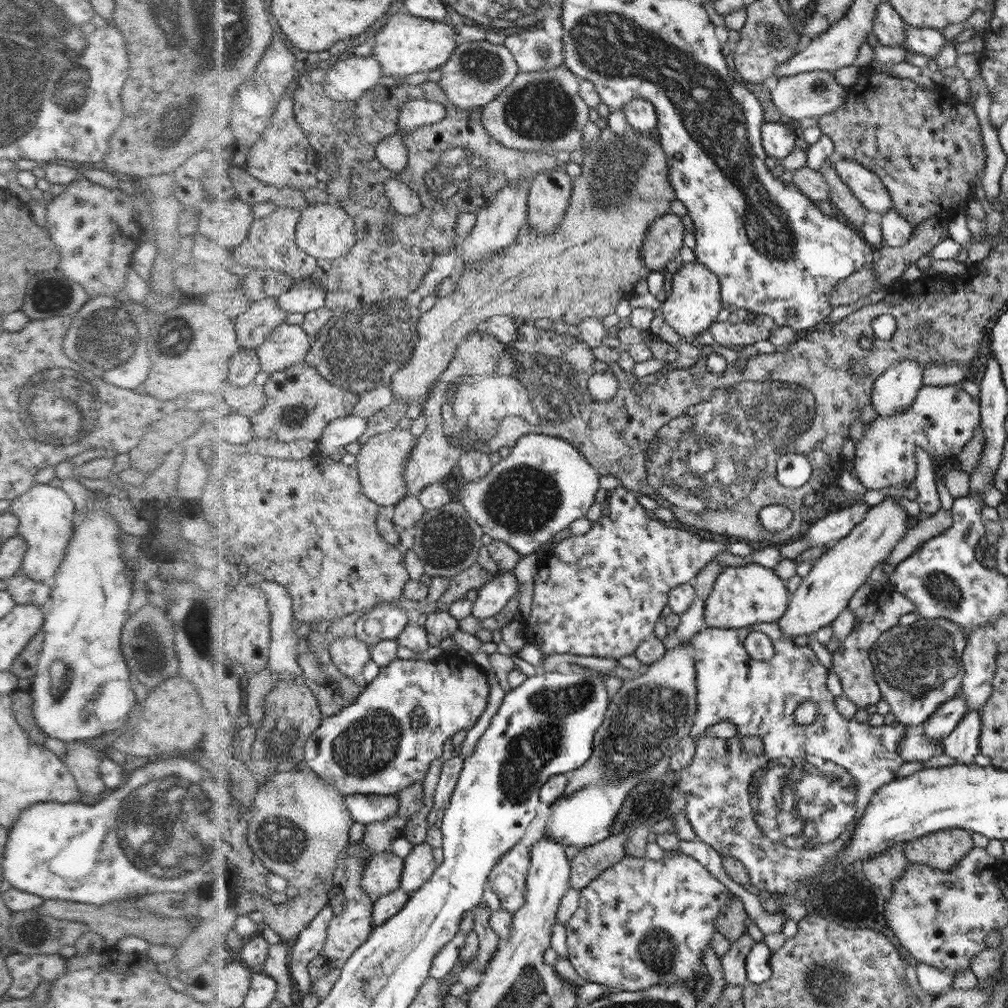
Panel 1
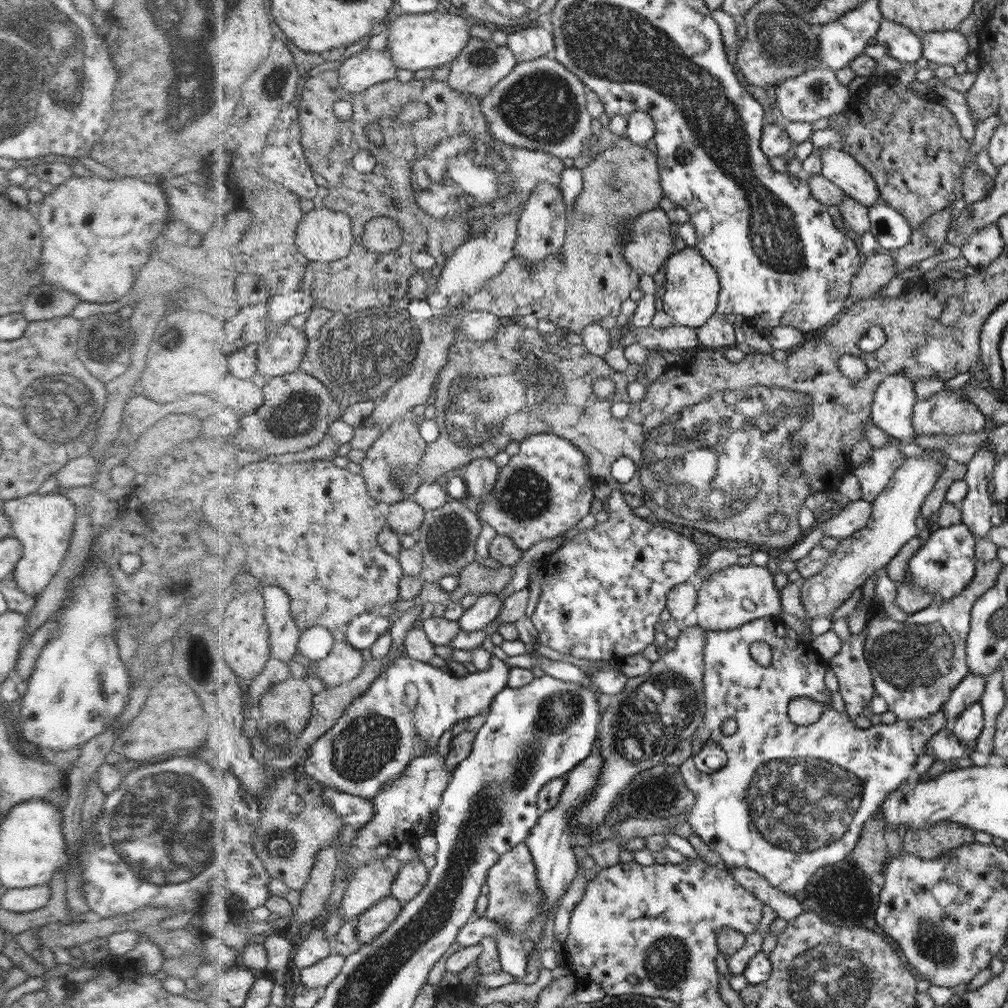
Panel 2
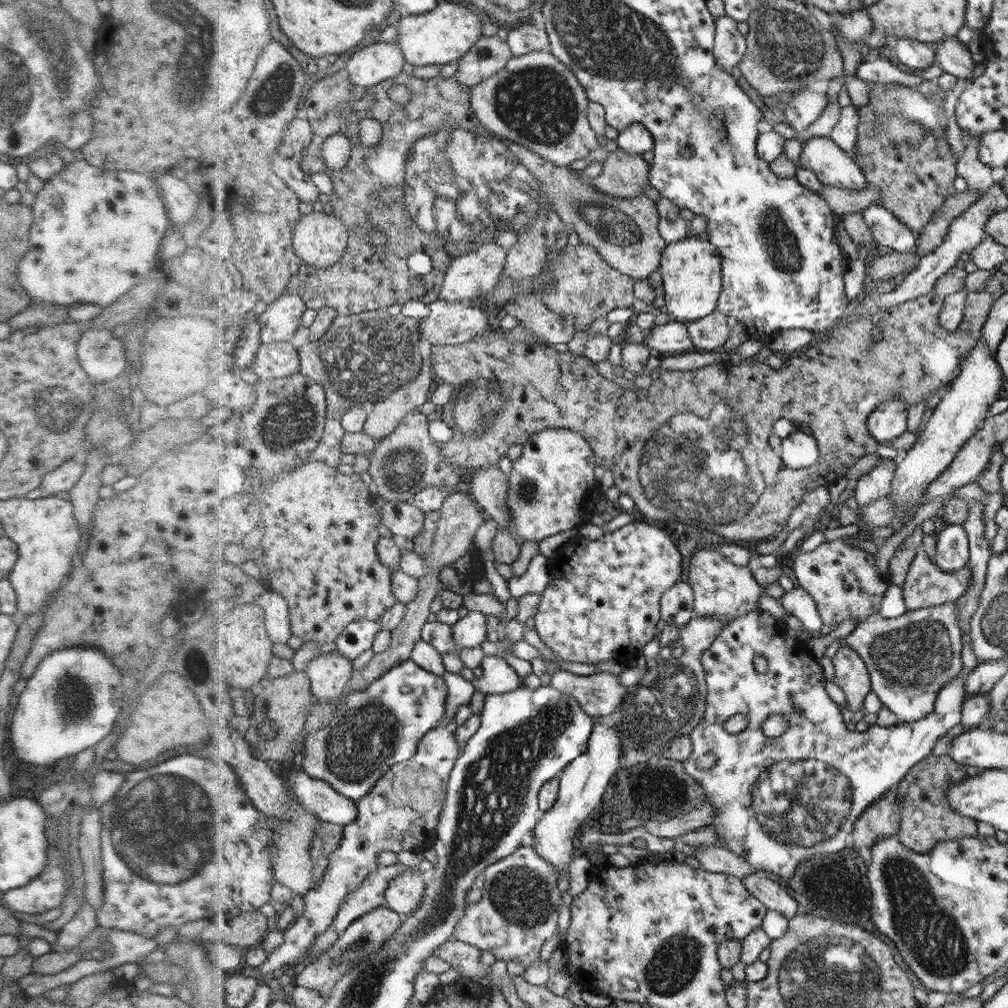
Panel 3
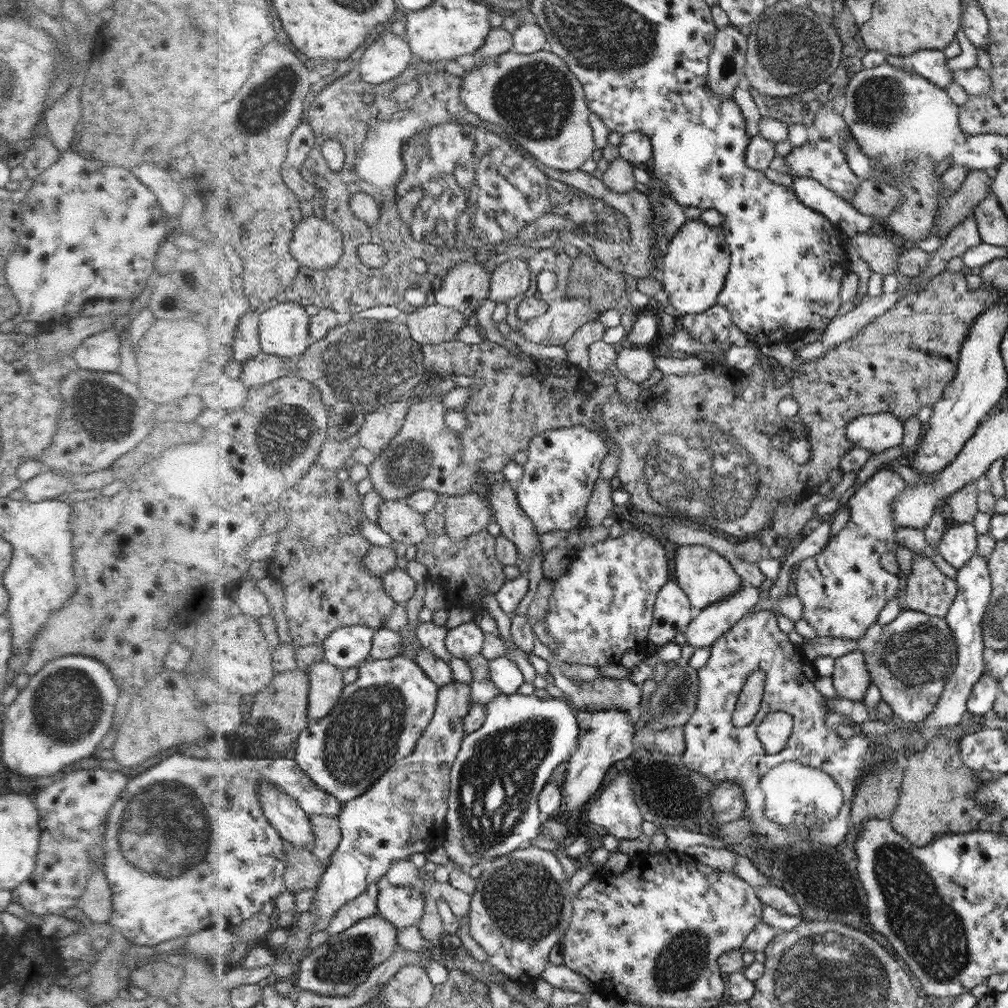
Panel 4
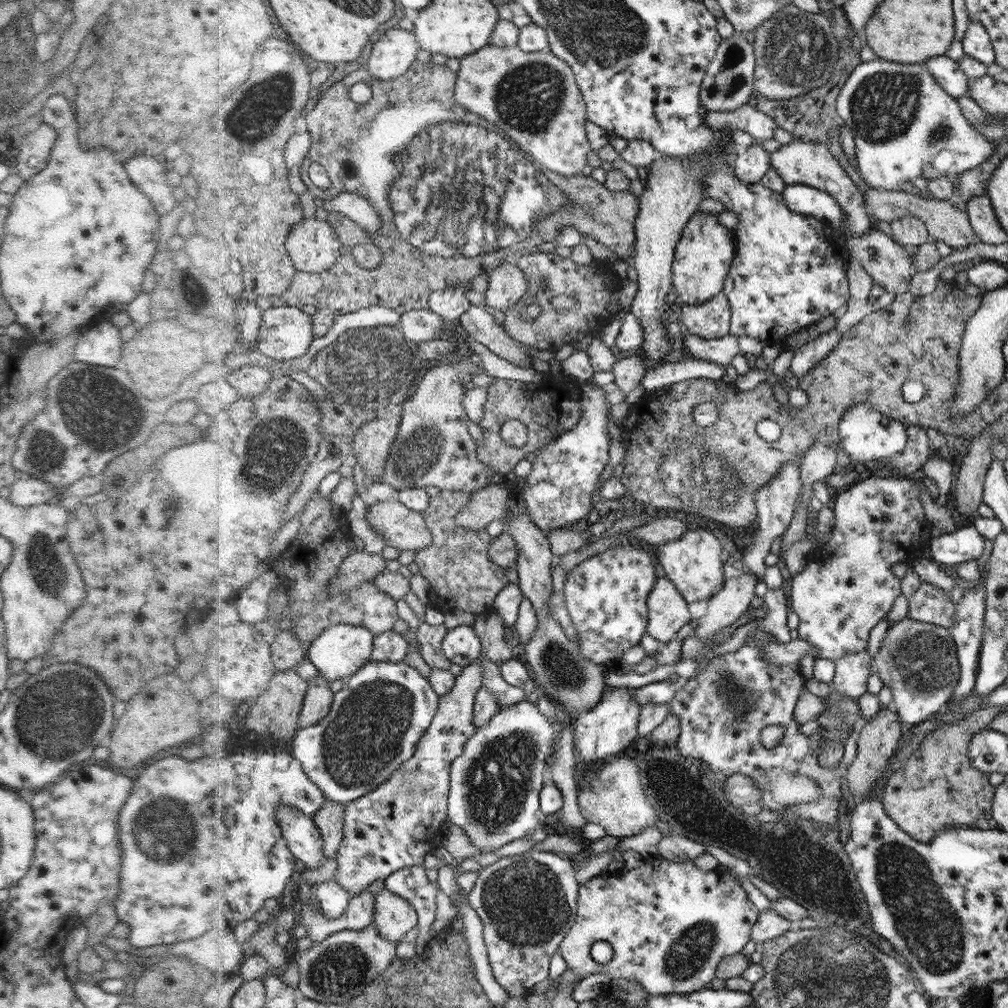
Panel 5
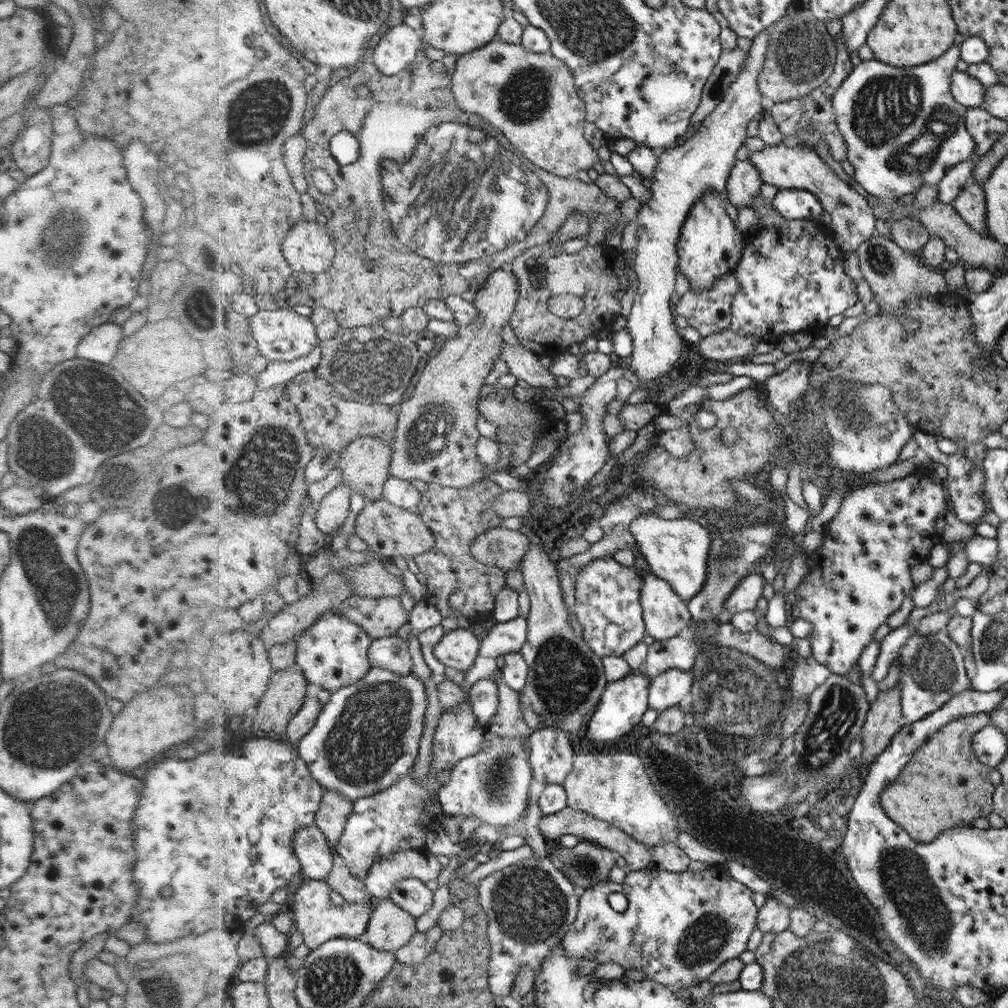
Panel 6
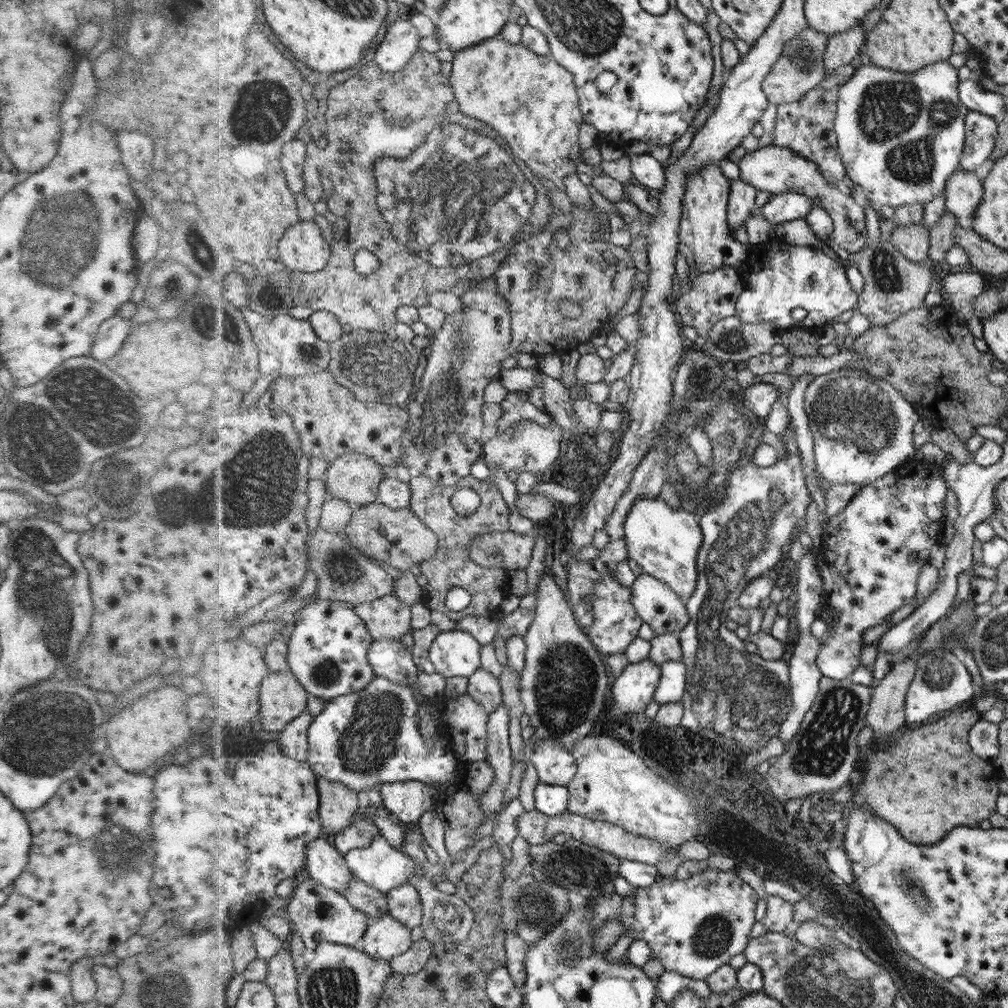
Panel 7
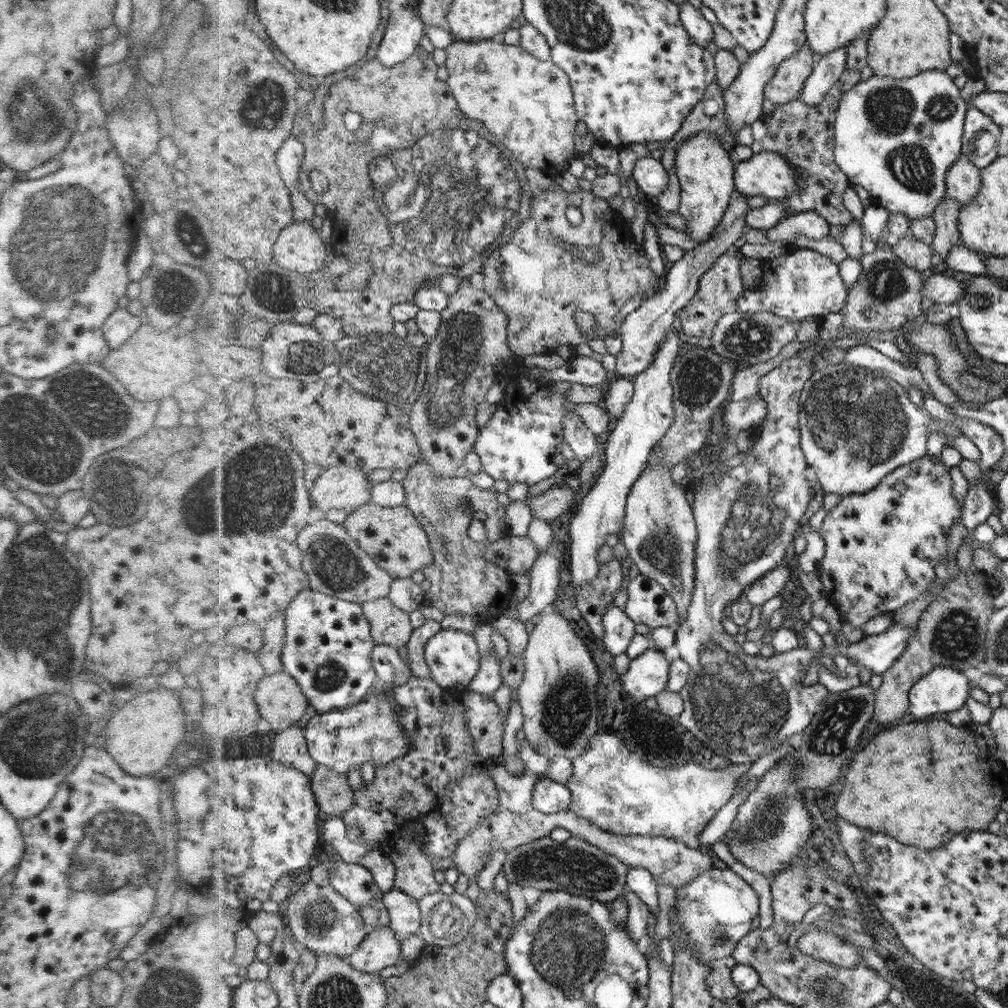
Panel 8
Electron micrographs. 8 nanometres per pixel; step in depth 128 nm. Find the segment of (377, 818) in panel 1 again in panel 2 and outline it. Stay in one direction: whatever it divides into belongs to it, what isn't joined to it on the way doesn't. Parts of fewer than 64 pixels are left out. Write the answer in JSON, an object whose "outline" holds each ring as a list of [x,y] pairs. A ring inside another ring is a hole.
{"outline":[[[326,787],[323,796],[327,804],[338,812],[347,825],[362,828],[374,820],[376,805],[373,799],[348,794],[332,787]]]}

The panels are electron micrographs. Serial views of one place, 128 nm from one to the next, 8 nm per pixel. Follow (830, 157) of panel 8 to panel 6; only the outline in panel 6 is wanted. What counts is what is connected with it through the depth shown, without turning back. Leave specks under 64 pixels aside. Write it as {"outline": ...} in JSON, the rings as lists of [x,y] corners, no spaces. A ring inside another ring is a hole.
{"outline":[[[838,34],[838,60],[834,65],[834,74],[824,84],[820,85],[813,93],[807,94],[805,97],[799,97],[798,99],[788,100],[786,102],[771,103],[769,111],[773,116],[775,122],[779,125],[780,131],[784,135],[783,142],[793,142],[796,138],[798,131],[808,131],[812,133],[814,131],[822,134],[822,139],[827,142],[830,154],[836,162],[840,162],[844,165],[847,164],[848,158],[848,145],[845,142],[844,136],[842,136],[841,128],[837,126],[835,121],[835,111],[831,103],[833,94],[837,91],[837,88],[844,82],[844,79],[852,72],[853,66],[850,62],[849,53],[845,49],[845,42],[843,42],[843,36]]]}

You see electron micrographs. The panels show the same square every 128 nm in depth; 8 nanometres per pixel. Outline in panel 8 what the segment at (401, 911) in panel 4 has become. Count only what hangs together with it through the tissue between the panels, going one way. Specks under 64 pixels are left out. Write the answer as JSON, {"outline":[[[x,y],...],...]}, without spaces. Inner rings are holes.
{"outline":[[[391,926],[373,929],[362,947],[347,960],[362,972],[381,973],[402,962],[402,940],[398,940]]]}

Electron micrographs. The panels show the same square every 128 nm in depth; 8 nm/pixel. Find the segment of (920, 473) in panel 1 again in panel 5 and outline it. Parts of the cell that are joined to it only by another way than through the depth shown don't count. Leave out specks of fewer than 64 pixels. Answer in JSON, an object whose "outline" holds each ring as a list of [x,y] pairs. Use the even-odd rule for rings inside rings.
{"outline":[[[854,404],[844,412],[844,416],[840,417],[838,434],[841,448],[859,468],[866,462],[888,459],[896,452],[902,452],[906,446],[906,426],[900,421],[888,420],[880,412],[868,409],[865,404]]]}

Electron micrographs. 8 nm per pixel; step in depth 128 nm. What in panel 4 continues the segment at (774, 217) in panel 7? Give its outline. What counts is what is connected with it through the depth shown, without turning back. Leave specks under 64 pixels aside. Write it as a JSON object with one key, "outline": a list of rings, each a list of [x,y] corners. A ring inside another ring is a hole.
{"outline":[[[798,176],[793,180],[791,187],[806,206],[824,214],[830,222],[839,226],[848,238],[857,232],[870,232],[872,221],[880,221],[877,217],[858,212],[851,202],[836,196],[834,192],[812,178]]]}

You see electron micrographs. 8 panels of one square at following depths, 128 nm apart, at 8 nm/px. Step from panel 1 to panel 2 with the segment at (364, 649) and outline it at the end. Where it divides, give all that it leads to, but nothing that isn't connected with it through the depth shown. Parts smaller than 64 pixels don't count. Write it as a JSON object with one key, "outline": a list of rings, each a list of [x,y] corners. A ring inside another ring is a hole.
{"outline":[[[348,641],[337,642],[328,658],[318,661],[318,673],[329,688],[336,688],[361,676],[365,669],[362,650]]]}

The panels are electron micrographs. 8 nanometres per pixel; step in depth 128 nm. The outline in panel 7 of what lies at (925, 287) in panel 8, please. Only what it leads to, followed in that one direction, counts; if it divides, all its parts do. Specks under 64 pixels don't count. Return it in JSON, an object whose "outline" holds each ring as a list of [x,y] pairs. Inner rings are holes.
{"outline":[[[962,270],[942,279],[941,294],[943,302],[953,306],[963,316],[966,332],[982,341],[984,341],[984,327],[971,307],[971,300],[983,292],[984,286],[982,274],[974,270]]]}

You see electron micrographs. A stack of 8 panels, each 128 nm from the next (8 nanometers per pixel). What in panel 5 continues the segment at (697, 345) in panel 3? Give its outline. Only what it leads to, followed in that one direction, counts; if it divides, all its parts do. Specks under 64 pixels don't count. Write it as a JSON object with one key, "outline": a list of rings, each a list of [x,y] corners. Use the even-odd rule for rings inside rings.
{"outline":[[[724,293],[697,305],[682,306],[680,324],[684,333],[707,339],[728,336],[731,326],[731,308]]]}

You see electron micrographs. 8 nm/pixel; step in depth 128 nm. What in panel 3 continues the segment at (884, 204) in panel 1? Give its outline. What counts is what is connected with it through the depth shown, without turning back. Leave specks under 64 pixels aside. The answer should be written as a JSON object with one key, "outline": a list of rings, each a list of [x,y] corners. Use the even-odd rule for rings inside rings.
{"outline":[[[828,137],[806,138],[797,166],[813,170],[822,184],[836,188],[857,191],[868,185],[855,159]]]}

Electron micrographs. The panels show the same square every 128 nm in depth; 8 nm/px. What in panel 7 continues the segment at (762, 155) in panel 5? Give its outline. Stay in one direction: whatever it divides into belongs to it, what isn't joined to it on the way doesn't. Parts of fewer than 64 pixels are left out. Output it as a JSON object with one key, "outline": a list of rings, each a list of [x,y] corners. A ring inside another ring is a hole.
{"outline":[[[739,178],[737,180],[731,181],[730,202],[728,204],[728,221],[730,229],[732,229],[732,235],[733,230],[736,230],[738,226],[745,226],[745,222],[748,220],[748,217],[758,207],[755,203],[755,196],[757,192],[758,190],[754,185],[748,184],[743,180],[739,180]]]}

